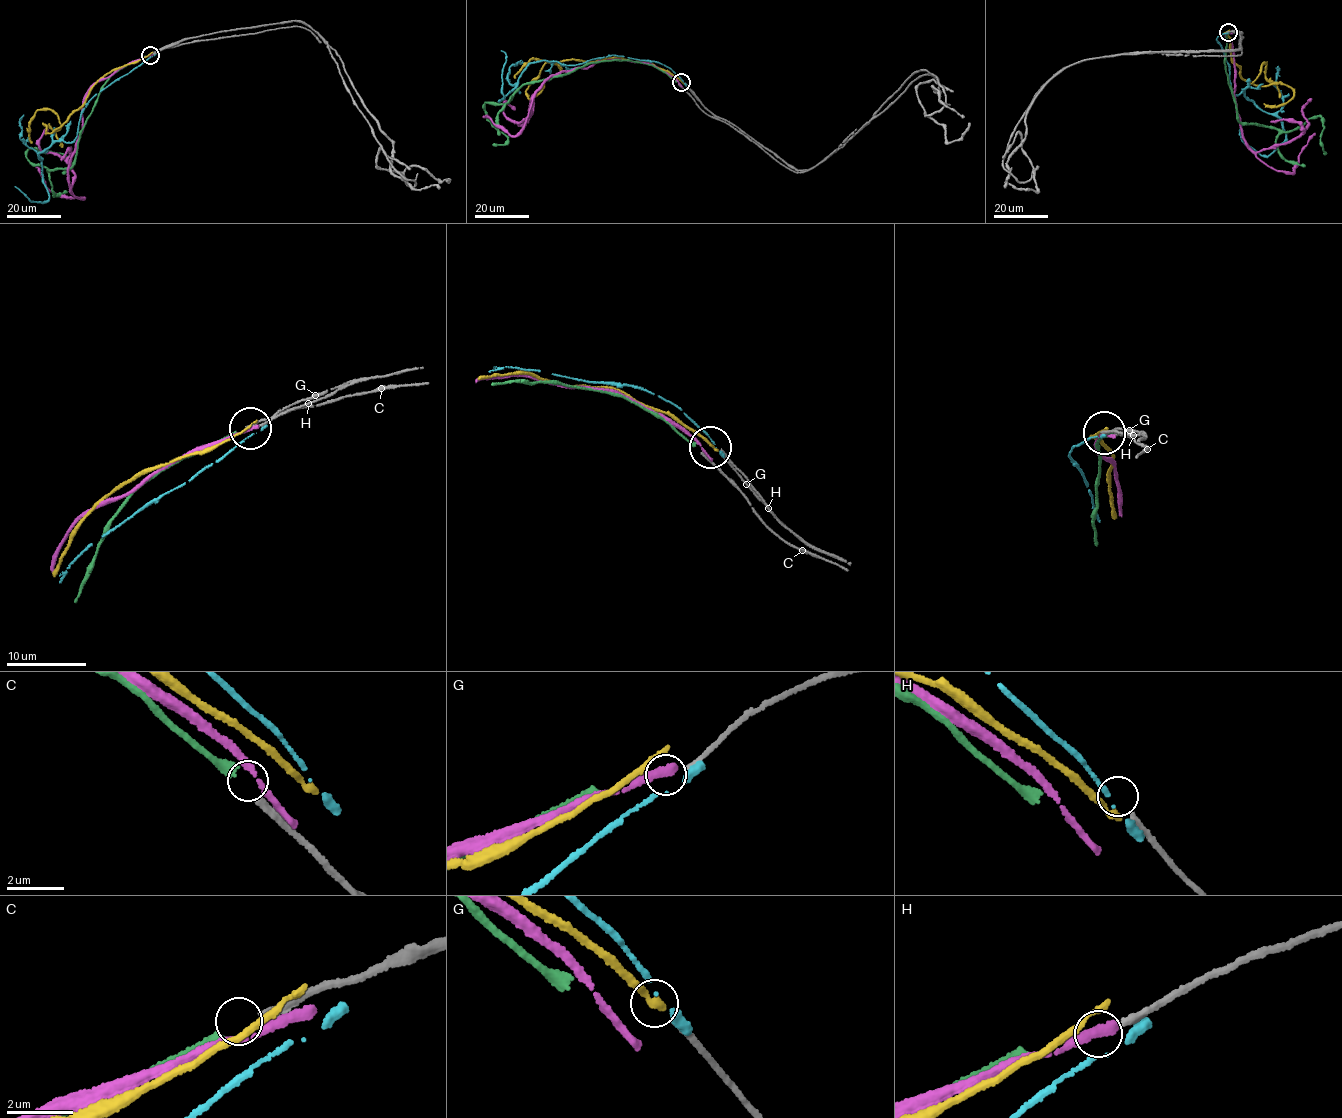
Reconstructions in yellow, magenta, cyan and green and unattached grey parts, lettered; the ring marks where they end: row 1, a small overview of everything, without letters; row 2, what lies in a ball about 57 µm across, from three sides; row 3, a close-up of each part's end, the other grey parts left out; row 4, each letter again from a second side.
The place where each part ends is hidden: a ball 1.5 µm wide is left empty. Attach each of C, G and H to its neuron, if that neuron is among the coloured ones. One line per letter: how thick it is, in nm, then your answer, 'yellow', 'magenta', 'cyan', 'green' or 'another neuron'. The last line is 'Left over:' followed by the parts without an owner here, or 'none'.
C: 280 nm | green
G: 150 nm | another neuron
H: 190 nm | another neuron
Left over: G, H

